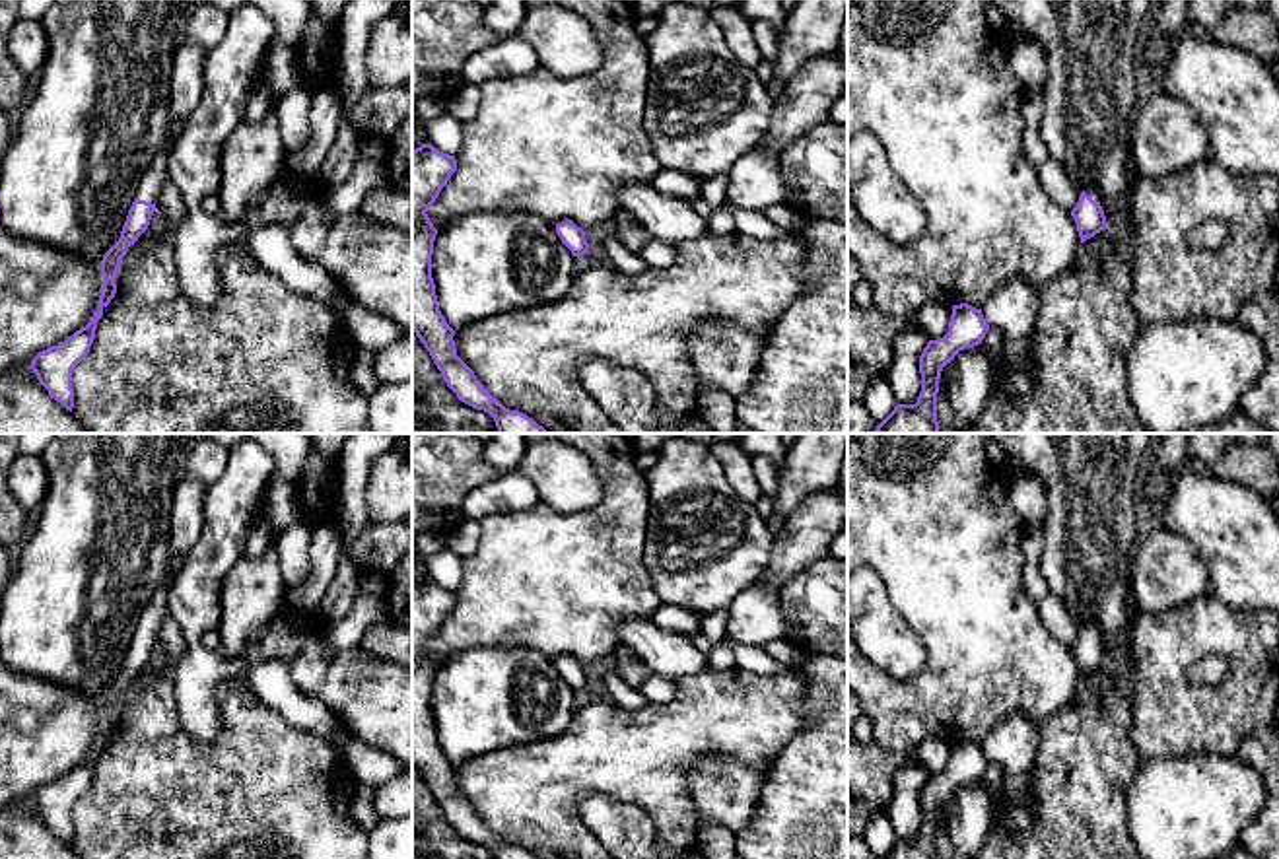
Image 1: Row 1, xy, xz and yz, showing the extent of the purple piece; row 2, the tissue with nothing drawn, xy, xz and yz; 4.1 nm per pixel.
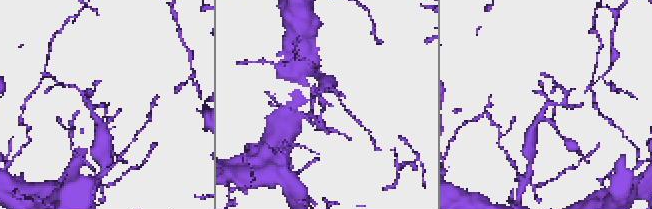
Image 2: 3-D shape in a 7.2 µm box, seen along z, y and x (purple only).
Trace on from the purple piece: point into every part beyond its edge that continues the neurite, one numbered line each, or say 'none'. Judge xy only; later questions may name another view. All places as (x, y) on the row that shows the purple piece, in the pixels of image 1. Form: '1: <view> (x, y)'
1: xy (156, 175)

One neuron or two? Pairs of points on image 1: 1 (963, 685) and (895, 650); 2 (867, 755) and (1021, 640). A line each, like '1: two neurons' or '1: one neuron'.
1: two neurons
2: two neurons

